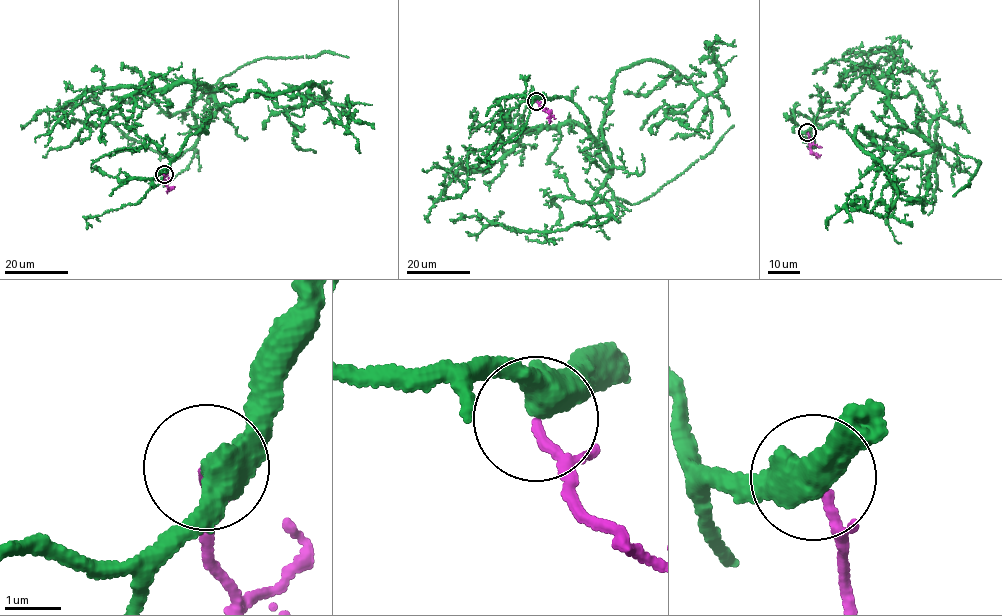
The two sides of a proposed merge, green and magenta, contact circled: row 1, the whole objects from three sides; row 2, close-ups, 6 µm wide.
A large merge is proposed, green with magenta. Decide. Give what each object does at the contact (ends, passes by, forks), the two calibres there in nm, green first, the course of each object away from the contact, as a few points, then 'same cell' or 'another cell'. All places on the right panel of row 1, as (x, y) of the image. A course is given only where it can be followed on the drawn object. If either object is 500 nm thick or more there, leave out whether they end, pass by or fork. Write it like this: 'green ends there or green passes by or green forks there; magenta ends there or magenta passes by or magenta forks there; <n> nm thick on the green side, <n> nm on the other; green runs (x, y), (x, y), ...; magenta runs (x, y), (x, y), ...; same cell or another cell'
green passes by; magenta ends there; 480 nm thick on the green side, 160 nm on the other; green runs (807, 132), (835, 122), (907, 150), (857, 127), (899, 192), (887, 216), (901, 243); magenta runs (807, 132), (810, 149), (817, 158); same cell

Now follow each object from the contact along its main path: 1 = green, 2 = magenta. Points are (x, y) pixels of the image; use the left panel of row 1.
1: (164, 174), (190, 134), (208, 132), (218, 106), (309, 82), (324, 97), (285, 112), (293, 143), (313, 151)
2: (164, 174), (165, 185), (170, 188), (166, 193)

